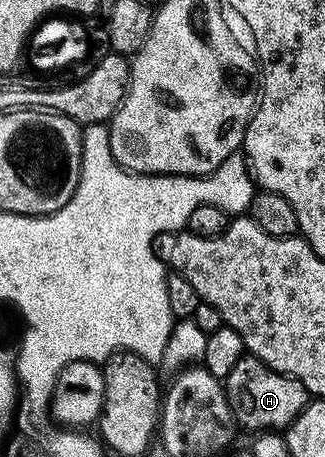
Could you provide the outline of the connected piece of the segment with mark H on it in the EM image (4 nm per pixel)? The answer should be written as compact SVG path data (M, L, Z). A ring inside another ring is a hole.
M249 354L242 356L224 381L227 401L237 420L237 427L247 428L251 434L271 430L285 430L302 413L308 403L306 388L291 376L281 376L262 360Z

